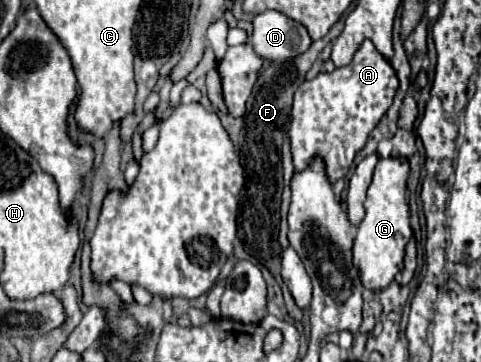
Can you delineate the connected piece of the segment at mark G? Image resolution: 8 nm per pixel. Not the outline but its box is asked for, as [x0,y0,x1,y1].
[353,157,413,291]

